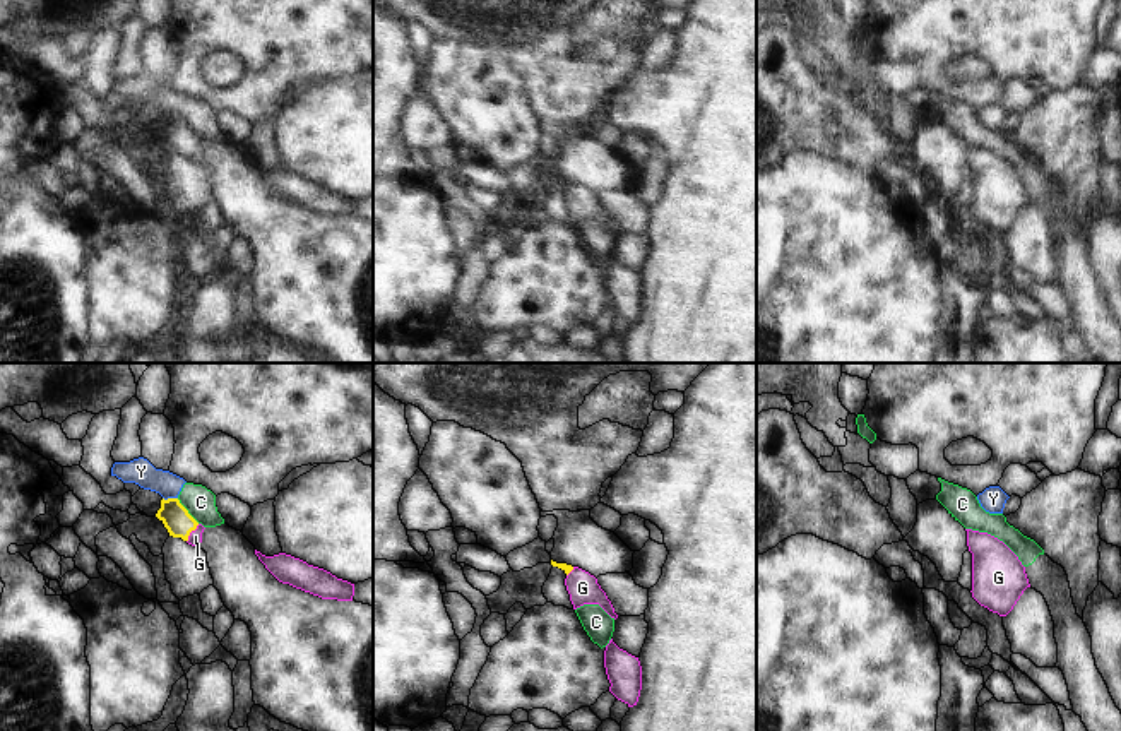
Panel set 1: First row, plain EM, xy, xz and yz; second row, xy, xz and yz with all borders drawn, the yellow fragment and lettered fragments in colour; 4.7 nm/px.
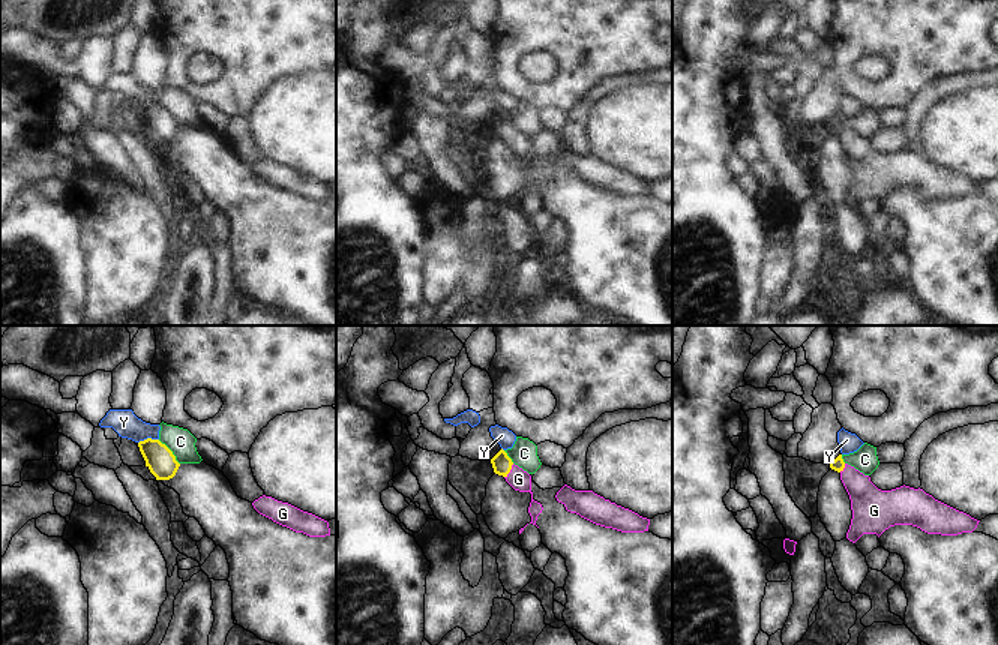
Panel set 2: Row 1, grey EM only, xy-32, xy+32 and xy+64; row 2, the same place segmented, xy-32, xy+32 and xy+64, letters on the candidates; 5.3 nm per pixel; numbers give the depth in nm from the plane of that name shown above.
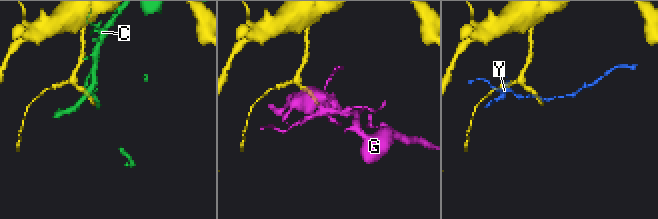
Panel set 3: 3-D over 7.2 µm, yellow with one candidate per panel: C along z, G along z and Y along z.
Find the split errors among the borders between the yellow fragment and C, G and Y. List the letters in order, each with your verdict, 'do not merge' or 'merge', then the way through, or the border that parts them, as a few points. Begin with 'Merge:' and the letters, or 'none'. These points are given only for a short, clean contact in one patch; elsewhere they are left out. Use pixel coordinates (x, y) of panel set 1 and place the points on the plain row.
Merge: G
C: do not merge
G: merge; way xy (175, 134), (190, 148), (195, 153)
Y: do not merge; border xy (163, 113), (177, 115)

